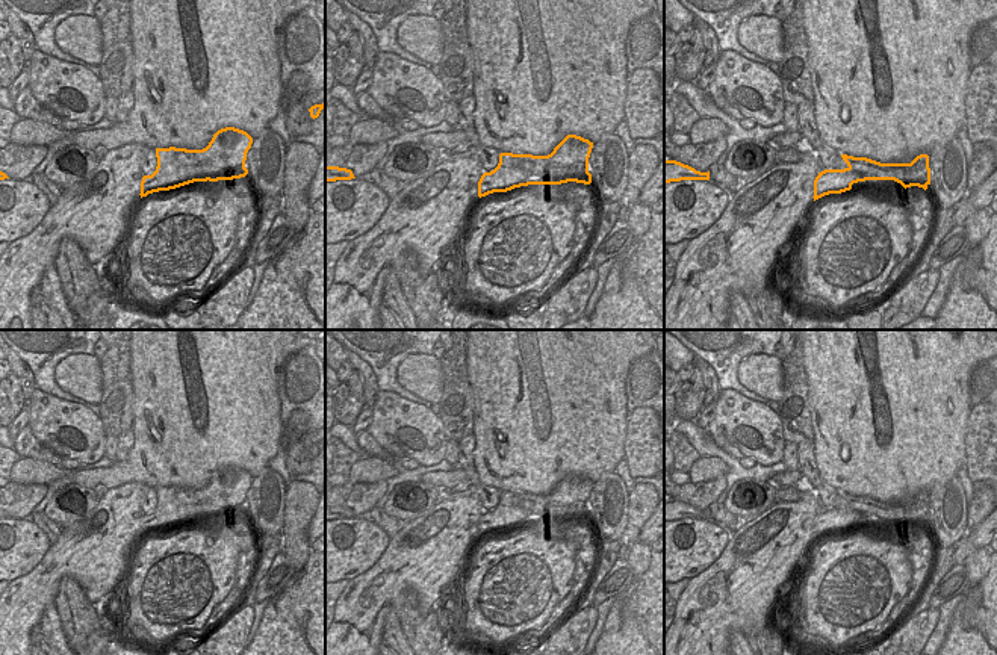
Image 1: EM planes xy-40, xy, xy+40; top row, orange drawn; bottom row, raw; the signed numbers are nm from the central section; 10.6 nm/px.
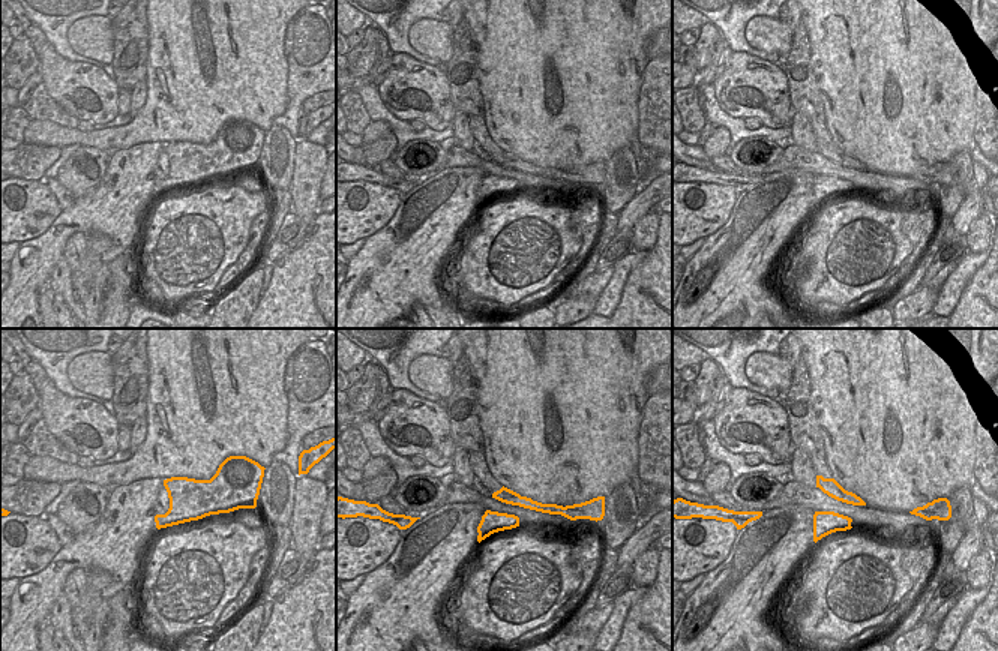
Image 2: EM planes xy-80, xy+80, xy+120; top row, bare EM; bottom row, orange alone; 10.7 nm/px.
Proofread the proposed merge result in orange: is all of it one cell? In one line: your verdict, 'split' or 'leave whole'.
split

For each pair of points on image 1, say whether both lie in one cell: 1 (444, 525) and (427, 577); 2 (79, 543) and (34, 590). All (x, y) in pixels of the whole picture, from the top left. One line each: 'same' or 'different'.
1: same
2: same

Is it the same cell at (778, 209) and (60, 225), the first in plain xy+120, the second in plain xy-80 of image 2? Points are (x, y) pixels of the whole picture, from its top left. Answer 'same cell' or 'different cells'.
same cell

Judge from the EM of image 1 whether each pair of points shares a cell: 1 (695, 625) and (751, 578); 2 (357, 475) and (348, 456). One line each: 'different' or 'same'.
1: same
2: different

